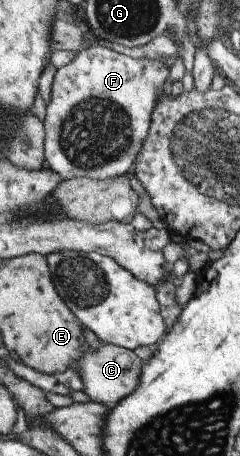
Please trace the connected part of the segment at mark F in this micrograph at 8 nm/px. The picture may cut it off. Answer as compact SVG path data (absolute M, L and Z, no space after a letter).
M94 45L86 50L78 51L75 58L69 63L55 70L52 88L50 88L50 100L46 103L46 115L43 121L45 128L44 156L46 167L52 168L63 179L84 178L104 180L122 175L130 174L135 163L138 152L142 150L142 145L148 131L154 106L160 96L164 96L168 90L169 68L160 60L148 60L148 58L130 58L117 50L112 50L104 45Z

